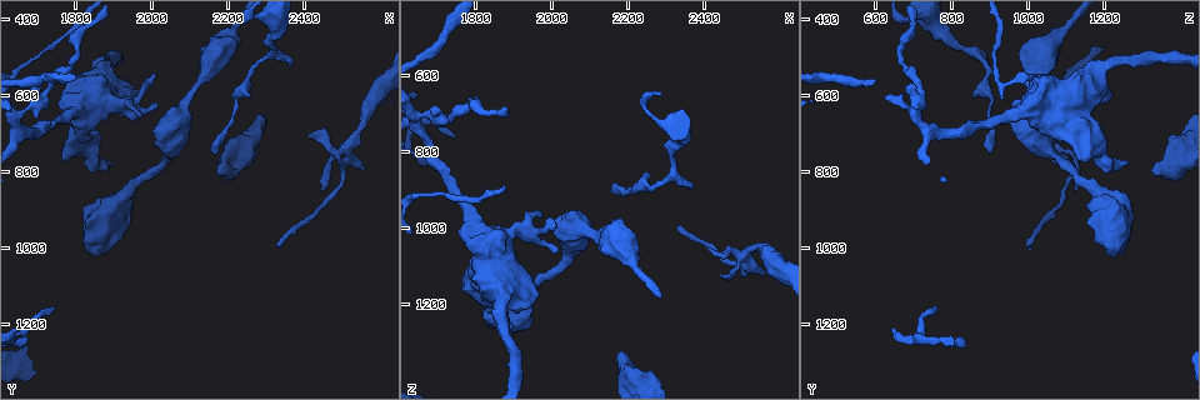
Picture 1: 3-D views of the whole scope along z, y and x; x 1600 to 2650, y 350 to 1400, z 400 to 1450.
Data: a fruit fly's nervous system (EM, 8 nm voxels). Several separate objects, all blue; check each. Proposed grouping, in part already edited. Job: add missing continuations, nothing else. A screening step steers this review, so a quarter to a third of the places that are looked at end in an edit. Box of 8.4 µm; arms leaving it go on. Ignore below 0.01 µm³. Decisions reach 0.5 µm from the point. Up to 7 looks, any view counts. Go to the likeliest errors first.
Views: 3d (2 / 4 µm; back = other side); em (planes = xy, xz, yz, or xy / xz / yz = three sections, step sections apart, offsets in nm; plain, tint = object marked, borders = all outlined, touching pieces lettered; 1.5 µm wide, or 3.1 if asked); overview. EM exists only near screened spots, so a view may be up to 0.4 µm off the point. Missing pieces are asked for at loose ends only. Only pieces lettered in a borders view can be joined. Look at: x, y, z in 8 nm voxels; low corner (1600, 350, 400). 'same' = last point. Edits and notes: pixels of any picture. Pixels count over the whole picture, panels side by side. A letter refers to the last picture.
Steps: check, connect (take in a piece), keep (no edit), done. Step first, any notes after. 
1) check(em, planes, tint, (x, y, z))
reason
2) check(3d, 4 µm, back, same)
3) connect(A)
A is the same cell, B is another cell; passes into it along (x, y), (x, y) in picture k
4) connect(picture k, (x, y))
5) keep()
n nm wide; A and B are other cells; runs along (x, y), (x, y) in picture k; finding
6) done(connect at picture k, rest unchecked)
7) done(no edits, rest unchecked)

check(em, planes, tint, (2180, 800, 1325))
free end

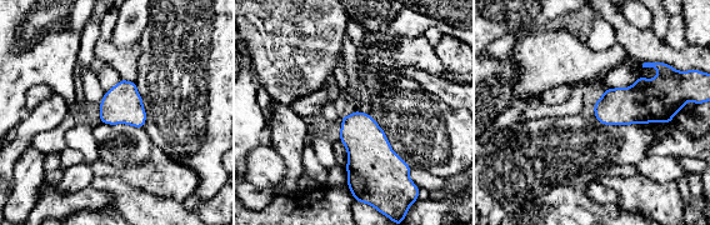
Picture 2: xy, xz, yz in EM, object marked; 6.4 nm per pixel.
check(em, planes, borders, same)
what lies round it

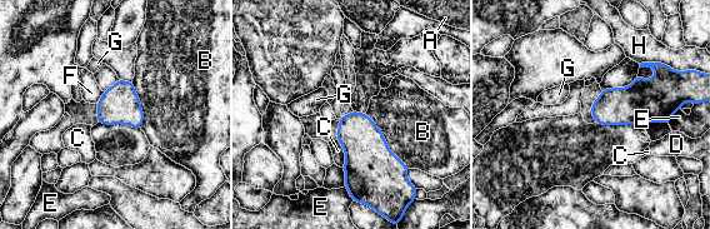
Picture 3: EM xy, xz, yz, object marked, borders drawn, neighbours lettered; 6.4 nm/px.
keep()
240 nm wide; A, B, C, D, E, F, G and H are other cells; border along (365, 114), (409, 168) in picture 3; no lettered piece goes on from it

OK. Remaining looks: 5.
check(em, planes, borders, (1745, 1160, 760))
tapers out

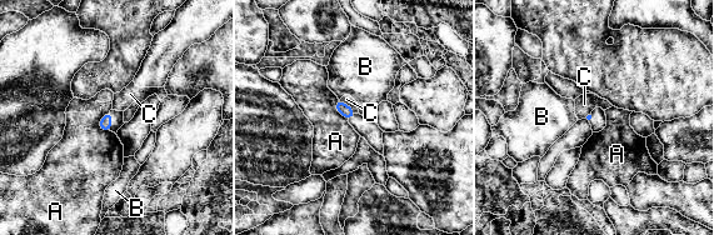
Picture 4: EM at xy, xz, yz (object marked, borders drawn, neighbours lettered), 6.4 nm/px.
keep()
A, B and C are other cells; border along (339, 99), (355, 113) in picture 4; no lettered piece goes on from it

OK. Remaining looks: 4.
check(em, xy, step 8, tint, (2555, 790, 1120))
free end

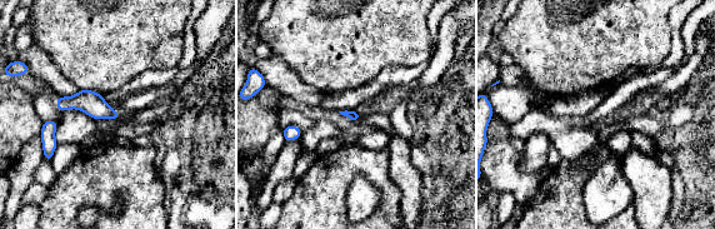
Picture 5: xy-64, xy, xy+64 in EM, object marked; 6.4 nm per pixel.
check(em, xz, step 8, borders, same)
cut it another way

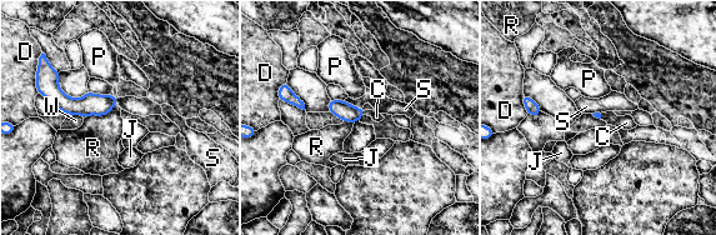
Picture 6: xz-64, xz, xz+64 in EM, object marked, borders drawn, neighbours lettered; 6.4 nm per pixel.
connect(C)
C is the same cell, D, J, P, R, S and W are other cells; passes into it along (341, 109), (362, 113), (376, 116) in picture 6; the neuron continues

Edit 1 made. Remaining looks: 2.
done(connect at picture 6, rest unchecked)

